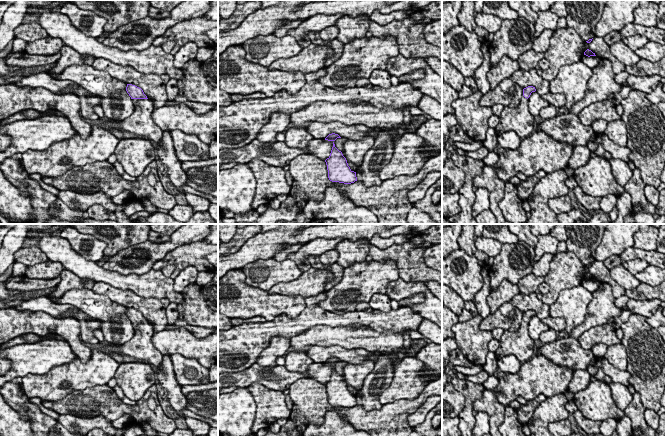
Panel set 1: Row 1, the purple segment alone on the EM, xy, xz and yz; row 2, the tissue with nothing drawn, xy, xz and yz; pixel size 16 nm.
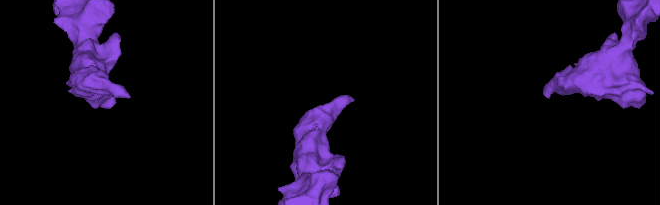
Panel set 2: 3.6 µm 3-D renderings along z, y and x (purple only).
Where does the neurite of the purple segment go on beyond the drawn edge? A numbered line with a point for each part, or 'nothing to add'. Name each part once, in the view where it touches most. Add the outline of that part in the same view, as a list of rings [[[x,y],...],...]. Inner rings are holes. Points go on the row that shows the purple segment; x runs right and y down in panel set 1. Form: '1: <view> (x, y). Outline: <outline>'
1: xy (140, 123). Outline: [[[132,99],[132,101],[133,113],[128,118],[122,121],[112,119],[108,119],[108,121],[119,123],[125,131],[133,133],[137,137],[148,139],[155,144],[159,143],[163,131],[152,118],[153,102],[150,99]]]

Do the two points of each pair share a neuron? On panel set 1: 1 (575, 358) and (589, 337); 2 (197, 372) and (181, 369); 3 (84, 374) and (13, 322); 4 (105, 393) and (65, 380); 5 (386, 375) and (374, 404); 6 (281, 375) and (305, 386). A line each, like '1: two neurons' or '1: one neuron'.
1: two neurons
2: one neuron
3: two neurons
4: two neurons
5: one neuron
6: two neurons

